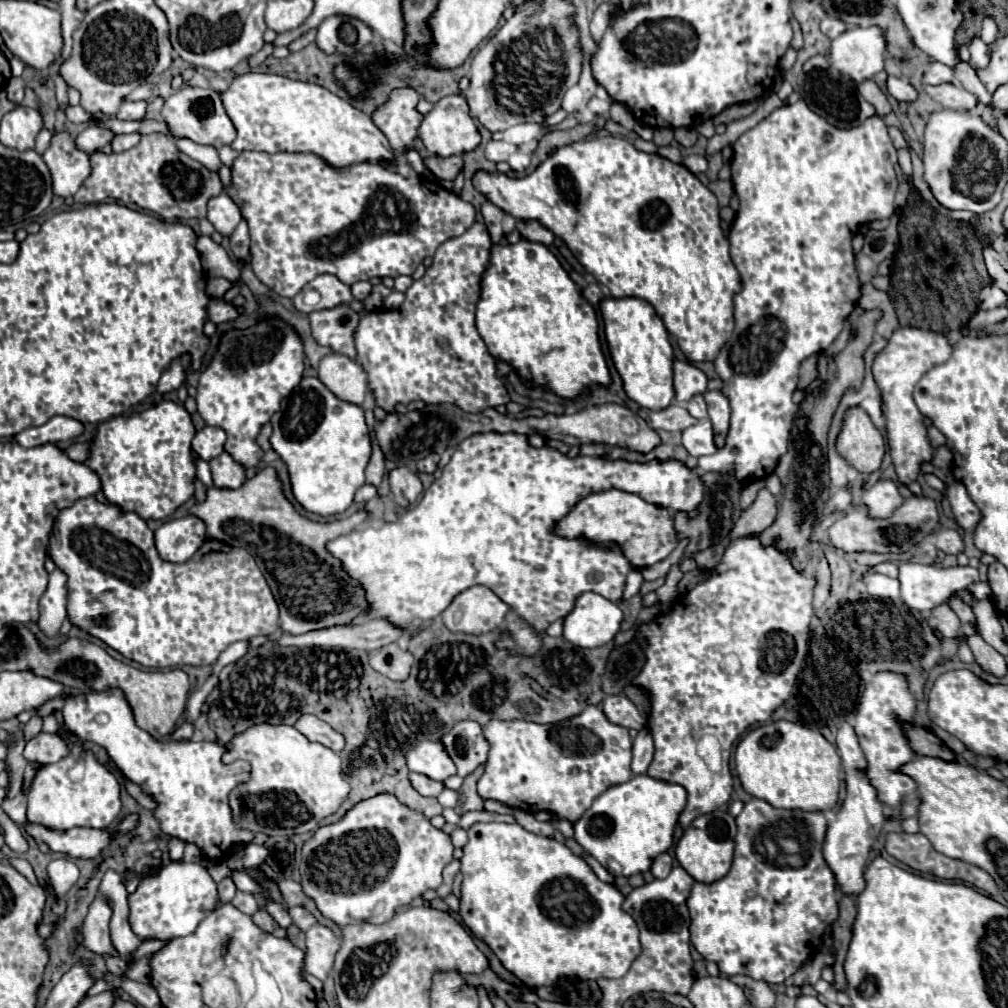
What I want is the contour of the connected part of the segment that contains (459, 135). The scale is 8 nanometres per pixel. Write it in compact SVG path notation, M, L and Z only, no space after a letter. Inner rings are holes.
M461 94L445 96L445 98L441 98L439 102L433 104L433 108L423 116L423 122L419 126L419 138L423 140L425 148L431 150L431 154L437 154L437 156L463 154L463 152L473 150L481 142L479 130L469 116L467 100Z

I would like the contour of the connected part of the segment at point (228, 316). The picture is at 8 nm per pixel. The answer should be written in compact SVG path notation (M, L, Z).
M211 300L209 302L209 320L215 324L223 324L223 322L231 322L235 320L239 314L237 310L227 304L225 300Z

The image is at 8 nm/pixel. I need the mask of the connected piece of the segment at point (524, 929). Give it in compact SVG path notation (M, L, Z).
M477 822L473 824L469 830L469 842L463 846L463 858L461 858L461 874L463 874L463 882L461 882L461 898L459 898L459 916L463 918L463 922L467 924L467 928L481 940L485 940L485 944L493 950L493 954L501 960L501 964L515 974L523 984L531 986L531 988L539 988L539 986L551 986L555 984L559 978L567 978L567 976L577 976L581 980L599 980L599 978L621 978L627 974L627 970L631 968L633 960L639 956L641 952L641 944L639 944L639 928L635 924L635 920L623 912L623 894L607 884L601 882L597 878L597 874L593 872L593 868L585 862L583 856L573 854L565 844L553 840L553 838L545 838L545 836L537 836L533 832L527 832L521 824L501 824L501 822Z

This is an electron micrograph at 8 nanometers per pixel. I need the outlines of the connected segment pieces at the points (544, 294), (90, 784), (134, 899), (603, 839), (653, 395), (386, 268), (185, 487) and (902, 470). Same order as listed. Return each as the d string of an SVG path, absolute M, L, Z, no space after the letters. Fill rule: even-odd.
M521 238L517 244L491 248L491 260L481 278L481 298L477 302L475 326L491 356L511 364L525 386L533 386L535 382L561 398L575 400L587 390L611 384L611 374L601 352L595 310L583 298L581 290L563 270L559 260L543 244Z
M67 732L69 738L75 742L75 746L71 748L71 754L55 764L47 764L41 766L37 770L37 776L31 784L31 792L29 792L29 808L27 808L27 820L31 824L43 824L55 830L69 830L75 826L89 826L89 828L107 828L111 826L111 822L117 818L119 810L121 810L121 802L119 802L119 782L117 778L101 764L93 762L87 764L85 762L85 774L83 780L71 780L69 778L69 770L75 766L75 762L81 756L81 740L75 738L71 732Z
M169 862L167 866L145 866L139 874L139 886L127 896L129 926L141 938L179 938L191 934L199 922L217 906L217 884L199 864Z
M647 774L633 776L625 784L617 784L607 788L601 796L597 796L591 804L591 808L575 822L575 840L583 846L585 852L589 852L601 866L605 866L613 876L633 876L641 872L649 872L655 858L663 852L667 852L673 844L673 830L677 824L677 818L685 806L685 790L677 784L667 784L655 778L649 778Z
M605 298L601 302L605 322L605 338L613 364L623 378L625 392L639 406L649 410L665 410L673 396L673 348L667 328L655 308L639 298Z
M251 150L249 152L241 152L235 158L233 166L231 166L231 184L227 188L227 194L241 208L241 216L247 220L249 236L251 236L251 268L253 268L253 272L275 294L287 296L287 298L293 298L307 282L311 282L319 274L333 274L343 284L349 284L349 286L359 282L359 280L371 280L373 276L379 276L379 278L385 278L385 276L391 276L391 278L411 276L413 270L427 256L433 256L435 250L445 240L461 236L467 228L471 228L471 224L475 224L475 208L469 202L461 200L455 192L445 190L437 180L429 180L429 178L423 178L419 174L411 174L409 178L403 178L393 168L387 168L387 166L377 164L377 162L363 162L363 164L349 166L345 170L335 170L335 168L331 168L327 162L323 162L315 154L287 154L287 152L279 152L279 154L271 156L267 152L251 152Z
M163 400L141 414L115 416L101 422L85 464L99 474L103 494L111 504L137 512L143 520L163 520L193 496L193 436L195 428L189 412L181 404Z
M899 328L893 332L887 348L873 362L873 376L881 390L883 402L887 406L887 440L889 454L893 458L893 466L903 484L911 484L919 470L921 462L929 462L935 448L931 448L927 438L927 428L923 426L921 412L913 402L913 386L921 380L921 376L933 366L943 364L951 354L951 346L943 334L935 334L919 328Z

